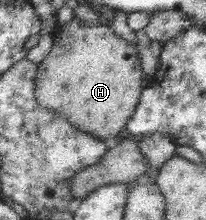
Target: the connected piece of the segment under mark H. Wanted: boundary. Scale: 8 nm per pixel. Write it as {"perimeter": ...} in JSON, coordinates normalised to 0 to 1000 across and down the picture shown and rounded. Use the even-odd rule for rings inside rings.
{"perimeter":[[[369,73],[296,118],[296,136],[257,164],[267,200],[248,245],[189,291],[175,364],[175,445],[189,477],[262,505],[277,523],[316,527],[383,591],[422,600],[456,627],[510,645],[563,645],[568,609],[587,609],[636,532],[655,523],[689,423],[684,373],[709,341],[694,332],[684,264],[660,200],[617,200],[587,182],[524,109],[485,105],[437,118]]]}

